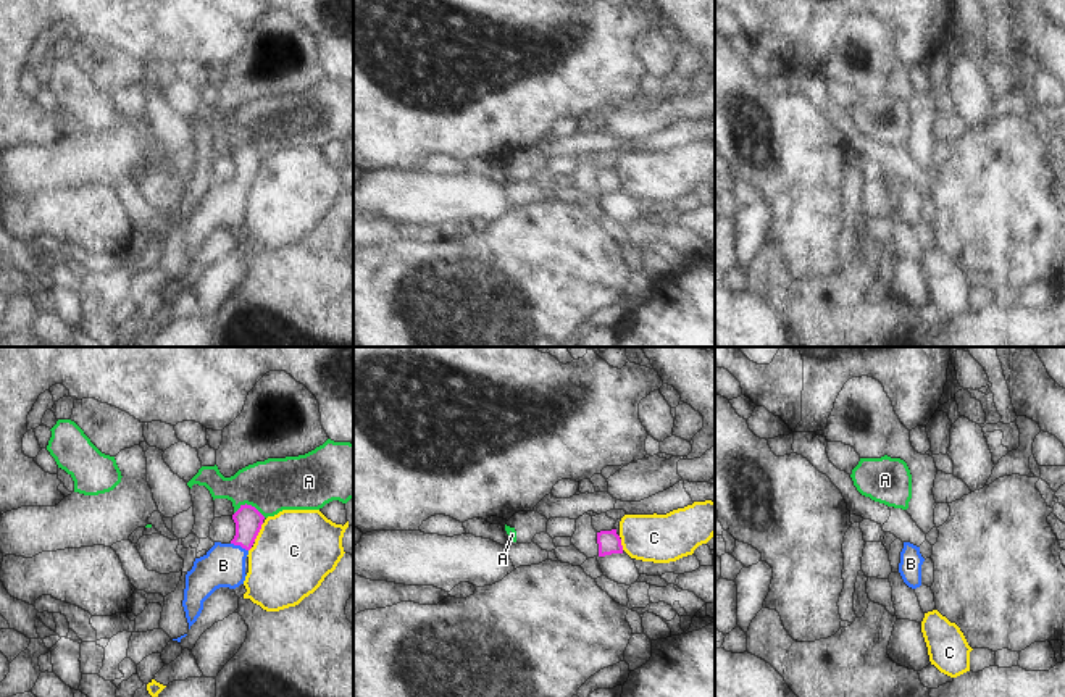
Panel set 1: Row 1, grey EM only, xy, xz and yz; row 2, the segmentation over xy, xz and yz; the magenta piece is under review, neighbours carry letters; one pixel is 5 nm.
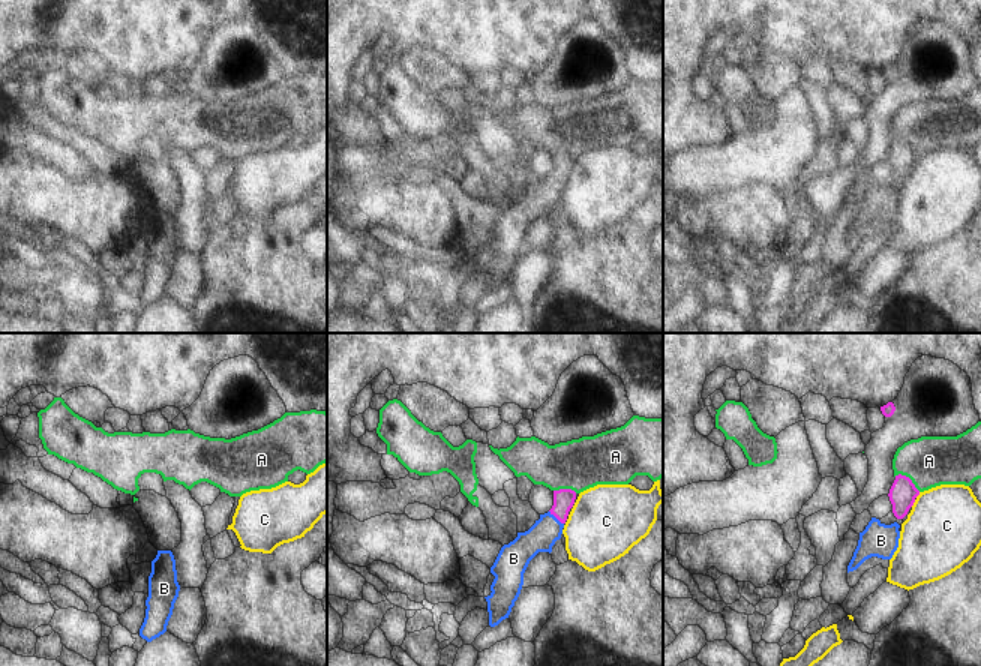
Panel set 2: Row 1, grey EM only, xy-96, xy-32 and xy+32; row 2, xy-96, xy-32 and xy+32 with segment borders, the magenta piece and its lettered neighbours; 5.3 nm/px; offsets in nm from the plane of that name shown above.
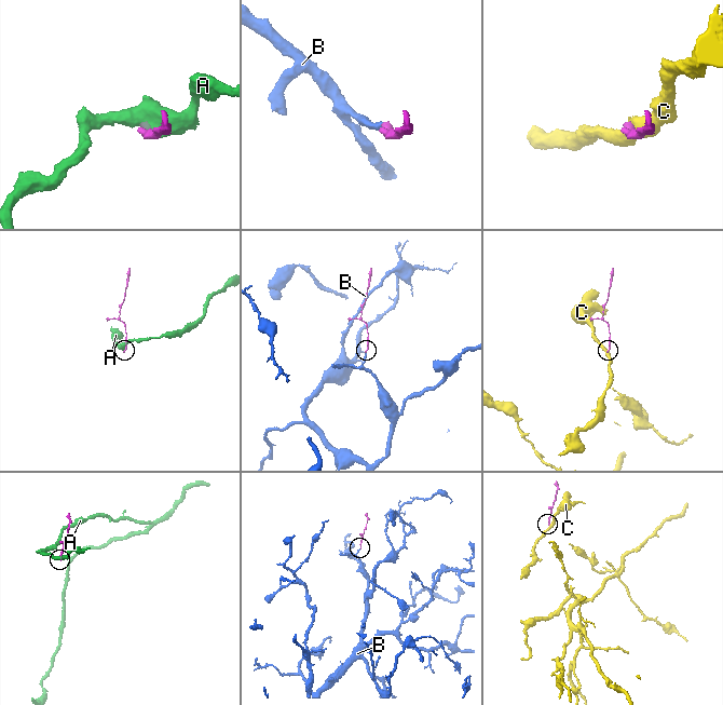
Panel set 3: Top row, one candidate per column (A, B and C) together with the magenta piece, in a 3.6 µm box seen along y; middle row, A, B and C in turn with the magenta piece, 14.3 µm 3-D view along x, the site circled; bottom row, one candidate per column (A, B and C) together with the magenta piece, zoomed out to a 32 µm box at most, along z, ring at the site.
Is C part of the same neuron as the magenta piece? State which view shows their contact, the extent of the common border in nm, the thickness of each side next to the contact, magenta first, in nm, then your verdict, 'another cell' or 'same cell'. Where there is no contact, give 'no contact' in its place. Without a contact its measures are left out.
meets magenta in xy; contact 110 nm long; 140 nm thick on the magenta side, 400 nm on the other; another cell

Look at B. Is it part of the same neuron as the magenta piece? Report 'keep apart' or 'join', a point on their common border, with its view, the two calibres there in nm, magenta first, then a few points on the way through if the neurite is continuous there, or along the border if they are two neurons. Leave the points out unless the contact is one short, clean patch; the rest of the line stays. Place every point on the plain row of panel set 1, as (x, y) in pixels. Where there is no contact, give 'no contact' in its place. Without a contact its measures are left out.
join; contact xy (239, 183); calibres 140 and 200 nm; way xy (247, 157), (246, 175), (239, 183), (223, 204)

